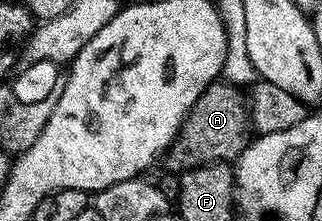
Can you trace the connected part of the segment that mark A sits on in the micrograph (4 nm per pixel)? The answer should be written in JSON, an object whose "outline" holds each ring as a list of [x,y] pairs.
{"outline":[[[217,81],[211,83],[194,101],[166,155],[169,165],[183,173],[207,163],[235,160],[249,142],[250,120],[241,88],[232,83]]]}

